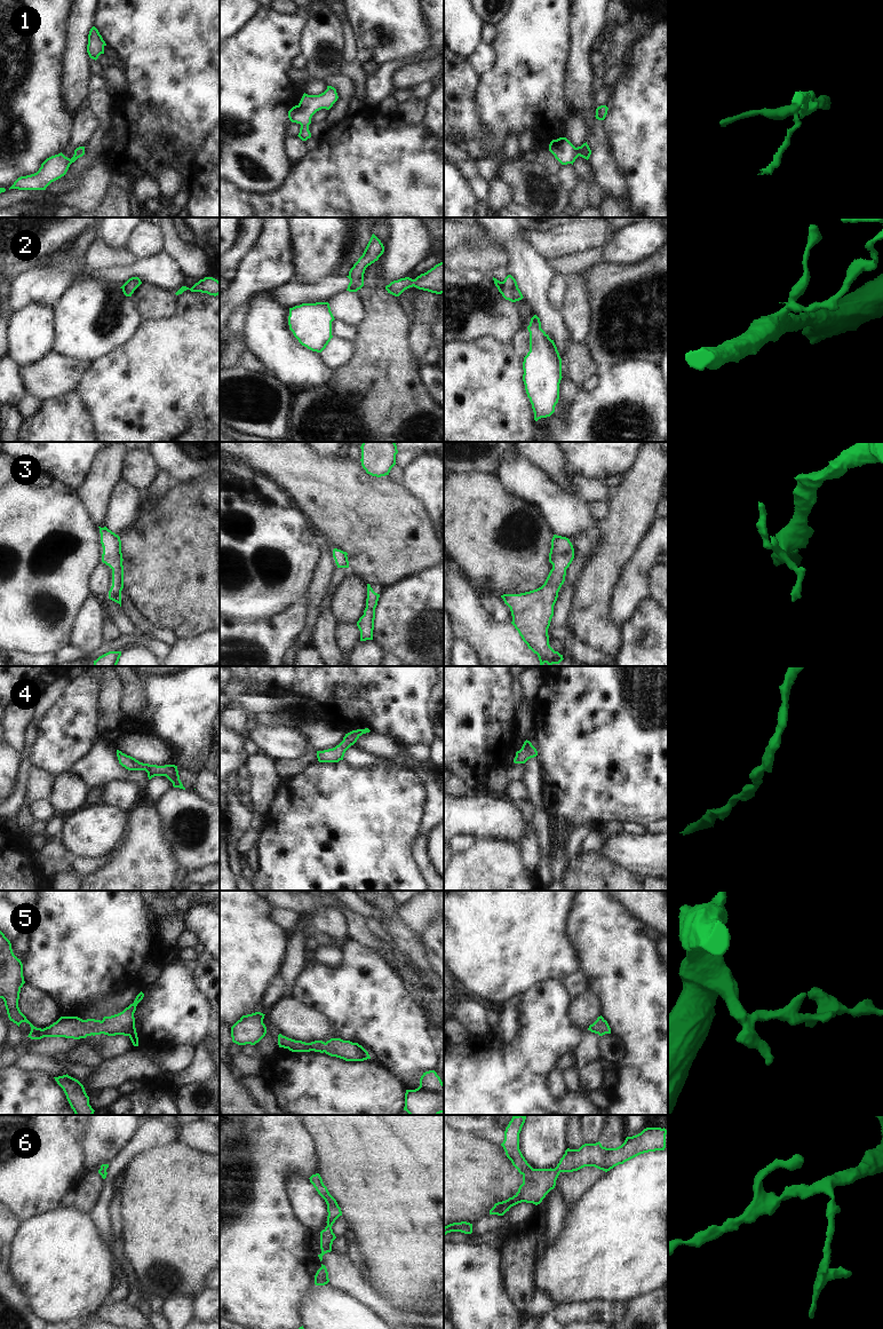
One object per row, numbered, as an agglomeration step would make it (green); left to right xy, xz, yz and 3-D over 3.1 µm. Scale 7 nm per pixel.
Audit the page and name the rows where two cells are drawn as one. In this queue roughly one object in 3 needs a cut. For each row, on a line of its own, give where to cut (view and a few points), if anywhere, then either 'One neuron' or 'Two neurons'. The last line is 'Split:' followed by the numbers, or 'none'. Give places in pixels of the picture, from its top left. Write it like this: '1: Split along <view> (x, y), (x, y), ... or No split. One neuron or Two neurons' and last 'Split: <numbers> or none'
1: No split. One neuron
2: Split along yz (502, 282), (508, 287), (517, 287). Two neurons
3: No split. One neuron
4: No split. One neuron
5: No split. One neuron
6: No split. One neuron
Split: 2

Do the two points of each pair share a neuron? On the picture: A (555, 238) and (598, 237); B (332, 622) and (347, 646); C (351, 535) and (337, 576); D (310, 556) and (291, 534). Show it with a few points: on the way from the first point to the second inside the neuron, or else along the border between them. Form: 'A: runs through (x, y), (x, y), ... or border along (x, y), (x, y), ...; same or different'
A: runs through (565, 238), (588, 237); same
B: border along (339, 624), (339, 645), (344, 651); different
C: border along (349, 567), (352, 571); different
D: runs through (304, 551), (293, 539); same

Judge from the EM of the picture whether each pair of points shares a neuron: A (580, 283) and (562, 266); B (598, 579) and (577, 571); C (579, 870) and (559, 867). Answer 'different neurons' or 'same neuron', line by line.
A: different neurons
B: different neurons
C: different neurons

